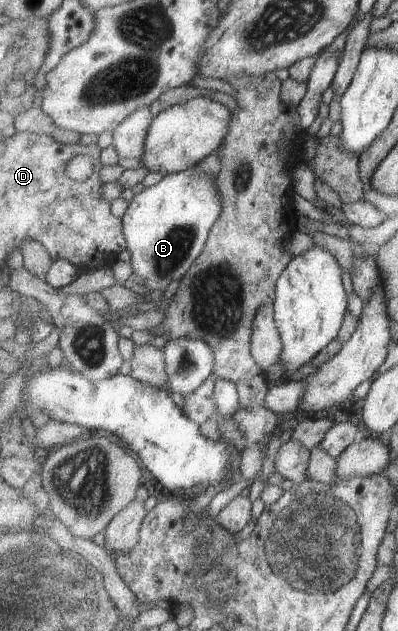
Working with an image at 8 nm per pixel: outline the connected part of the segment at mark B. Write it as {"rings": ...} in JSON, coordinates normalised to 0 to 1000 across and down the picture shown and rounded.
{"rings":[[[495,261],[447,274],[417,274],[392,293],[369,296],[337,309],[307,349],[322,396],[329,399],[339,442],[364,447],[362,452],[372,458],[412,461],[440,444],[452,445],[513,399],[523,374],[560,336],[563,309],[555,307],[545,281],[515,276]]]}

